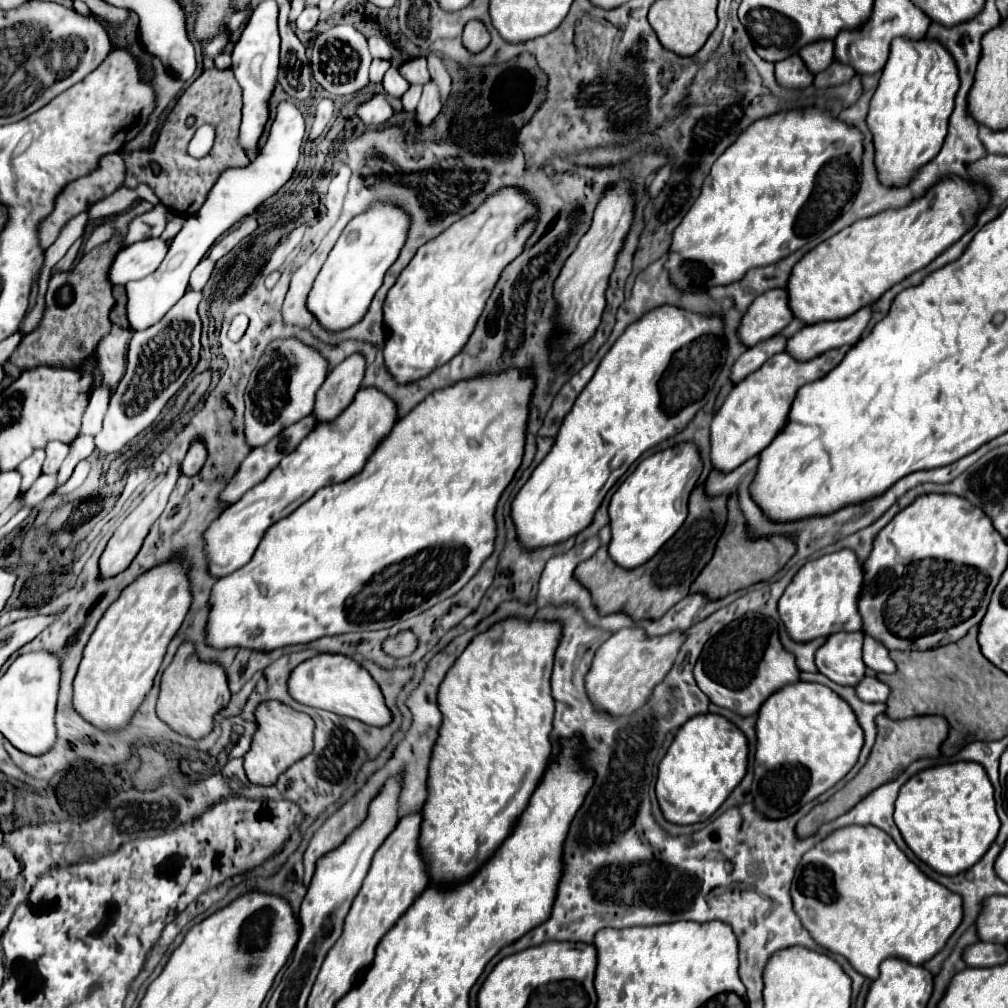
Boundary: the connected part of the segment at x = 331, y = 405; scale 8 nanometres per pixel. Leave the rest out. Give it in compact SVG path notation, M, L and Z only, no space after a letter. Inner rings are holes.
M353 353L343 363L339 363L325 379L317 391L317 401L313 413L317 421L335 419L355 397L365 375L365 357Z

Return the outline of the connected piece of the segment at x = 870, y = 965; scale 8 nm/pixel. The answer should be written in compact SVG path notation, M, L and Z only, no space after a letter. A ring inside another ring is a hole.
M847 825L843 829L837 829L835 833L827 835L823 841L819 841L815 847L811 847L799 861L797 869L795 869L795 877L793 877L793 883L791 883L791 899L793 899L793 909L795 913L799 915L801 923L805 925L805 929L811 933L811 937L825 949L829 949L831 953L839 953L843 955L855 971L859 971L861 975L865 975L867 979L877 979L879 977L879 963L887 957L899 957L899 959L905 959L913 965L923 965L925 961L929 961L937 951L943 949L945 941L949 939L949 935L957 929L957 925L961 923L961 917L963 917L963 901L957 893L951 893L947 887L939 885L937 881L929 879L913 861L907 859L907 855L895 845L895 841L883 833L881 829L875 829L875 827L867 827L867 825Z

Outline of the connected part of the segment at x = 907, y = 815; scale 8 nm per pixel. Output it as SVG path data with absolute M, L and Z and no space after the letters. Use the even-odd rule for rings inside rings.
M971 761L937 765L915 773L901 787L893 817L909 849L945 875L957 875L975 865L999 833L993 785L983 767Z

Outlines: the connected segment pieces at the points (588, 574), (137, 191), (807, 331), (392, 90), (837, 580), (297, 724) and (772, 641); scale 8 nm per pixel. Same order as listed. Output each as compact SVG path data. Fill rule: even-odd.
M705 485L695 487L689 499L689 515L681 525L679 533L651 557L651 561L643 563L635 569L619 567L607 551L607 545L601 545L593 557L579 563L575 577L591 591L595 605L603 615L625 611L635 621L639 619L659 619L663 617L677 601L681 601L691 583L703 571L703 567L711 561L715 543L721 537L727 521L727 495L707 495Z
M137 185L135 189L121 187L113 195L101 199L99 203L95 203L91 207L91 211L89 211L89 219L93 221L93 219L103 219L103 217L119 215L119 213L127 211L131 205L135 205L137 201L151 201L153 205L159 203L159 199L155 197L155 193L147 185Z
M867 305L865 309L859 309L857 313L845 319L805 325L799 333L795 333L787 341L787 351L799 361L807 361L835 347L855 345L863 329L867 327L869 319L871 319L871 305Z
M391 67L385 75L383 75L383 81L381 81L383 89L387 95L393 95L393 97L401 97L407 89L409 89L409 83L399 75L399 71L395 67Z
M849 549L823 555L815 561L805 563L787 585L779 599L779 615L785 623L791 639L811 641L815 637L839 633L839 631L861 631L863 619L859 617L857 601L863 583L863 565Z
M263 701L255 709L257 731L253 733L253 743L245 755L245 773L251 781L259 785L273 785L275 779L295 761L303 759L313 749L313 719L307 713L299 713L281 701Z
M745 613L741 619L731 621L719 635L715 635L711 641L707 641L699 661L695 665L695 681L697 681L699 689L711 699L711 703L715 703L719 707L727 707L745 717L755 715L769 695L773 695L783 685L793 683L795 679L799 679L795 655L789 653L781 645L777 621L771 617L765 617L761 613Z

